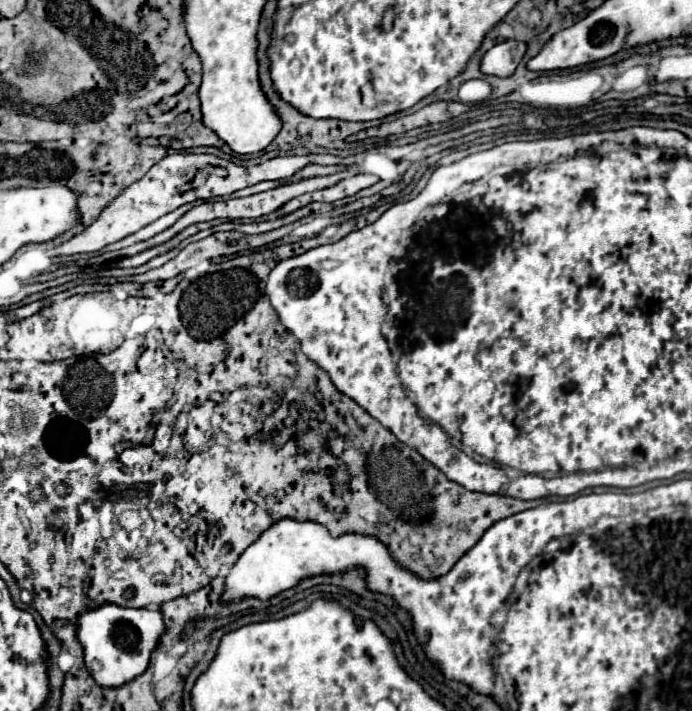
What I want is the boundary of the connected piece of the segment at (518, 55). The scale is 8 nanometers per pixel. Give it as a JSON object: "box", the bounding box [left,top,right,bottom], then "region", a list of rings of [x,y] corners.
{"box":[482,41,526,77],"region":[[[504,41],[494,45],[484,57],[482,57],[482,73],[496,75],[496,77],[510,77],[518,63],[522,61],[526,53],[526,43],[522,41]]]}

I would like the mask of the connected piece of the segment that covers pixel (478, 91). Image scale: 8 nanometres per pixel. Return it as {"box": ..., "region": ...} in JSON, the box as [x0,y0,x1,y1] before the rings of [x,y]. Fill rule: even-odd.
{"box":[460,79,492,103],"region":[[[472,79],[460,87],[460,101],[462,103],[480,103],[480,101],[486,101],[490,97],[490,93],[492,93],[492,87],[484,79]]]}

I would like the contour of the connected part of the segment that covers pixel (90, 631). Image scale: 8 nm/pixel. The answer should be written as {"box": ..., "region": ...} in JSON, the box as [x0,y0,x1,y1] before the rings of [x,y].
{"box":[78,603,164,687],"region":[[[108,603],[82,613],[78,619],[78,641],[84,647],[84,661],[100,687],[126,685],[126,681],[142,675],[164,631],[160,609],[126,609]]]}

